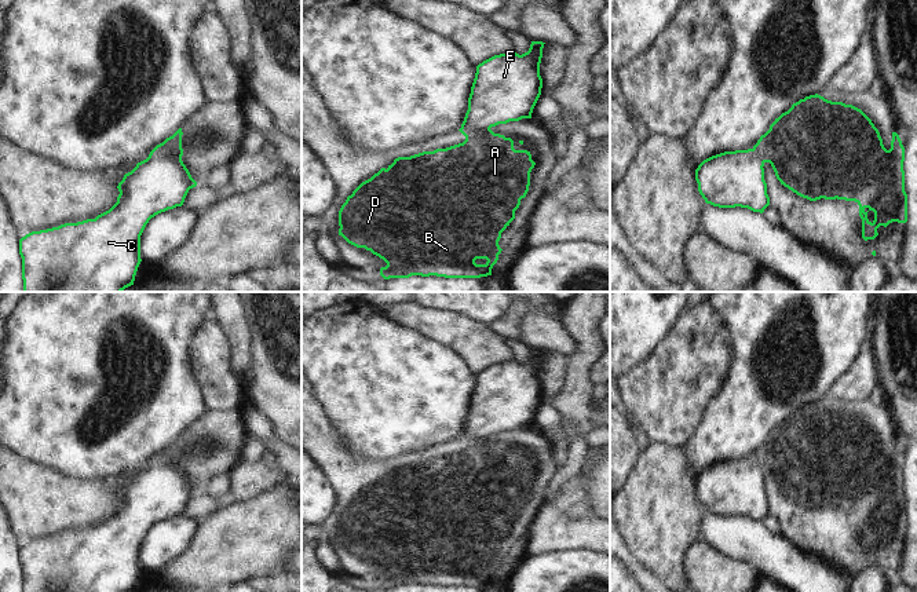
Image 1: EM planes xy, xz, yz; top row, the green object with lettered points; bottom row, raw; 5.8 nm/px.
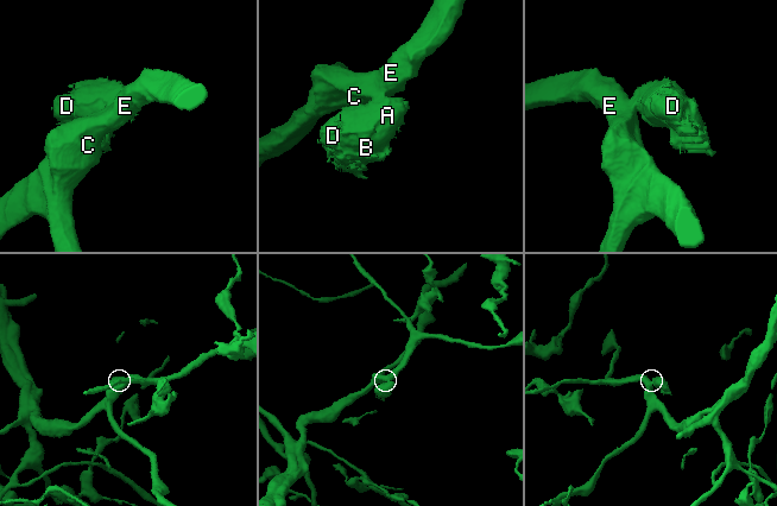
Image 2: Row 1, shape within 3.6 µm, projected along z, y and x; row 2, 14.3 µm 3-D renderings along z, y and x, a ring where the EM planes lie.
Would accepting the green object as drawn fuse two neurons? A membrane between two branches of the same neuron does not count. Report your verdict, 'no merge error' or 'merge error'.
merge error

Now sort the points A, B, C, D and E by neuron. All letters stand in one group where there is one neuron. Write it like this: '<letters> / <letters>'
A B D / C E

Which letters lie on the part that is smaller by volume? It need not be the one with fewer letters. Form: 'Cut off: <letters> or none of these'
Cut off: A, B, D

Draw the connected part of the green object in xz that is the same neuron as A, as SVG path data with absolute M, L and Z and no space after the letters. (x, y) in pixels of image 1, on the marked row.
M460 128L458 131L465 136L463 143L446 149L436 149L434 151L423 151L410 157L395 158L387 169L381 168L370 179L362 182L341 205L339 211L339 235L341 235L348 244L357 248L365 248L383 259L387 263L386 267L380 268L380 275L384 279L409 278L412 275L436 275L445 278L481 278L492 275L492 268L497 263L498 255L503 251L498 245L501 233L515 219L515 211L519 208L520 200L525 198L529 191L530 172L536 162L531 160L530 151L515 150L511 138L494 134L490 128Z

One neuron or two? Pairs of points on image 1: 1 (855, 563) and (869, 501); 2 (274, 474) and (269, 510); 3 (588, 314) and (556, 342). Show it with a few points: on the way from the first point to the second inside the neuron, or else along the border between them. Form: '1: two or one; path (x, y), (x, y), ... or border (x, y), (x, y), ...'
1: one; path (855, 548), (855, 516)
2: two; border (285, 475), (277, 485), (254, 497), (241, 500)
3: two; border (559, 318), (574, 342), (574, 351), (572, 354)

